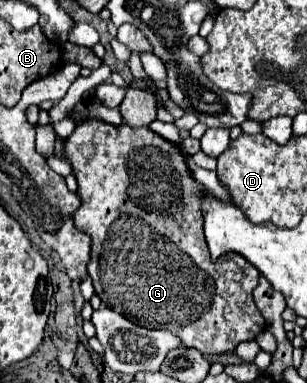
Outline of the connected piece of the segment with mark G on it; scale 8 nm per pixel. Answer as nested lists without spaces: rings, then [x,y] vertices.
[[[85,119],[67,137],[65,153],[71,161],[75,177],[79,181],[79,191],[77,193],[81,197],[81,207],[73,215],[75,227],[91,237],[91,259],[89,259],[89,265],[87,265],[87,273],[93,279],[95,293],[101,297],[101,301],[109,309],[125,315],[129,321],[137,323],[139,327],[171,331],[173,335],[177,335],[181,339],[181,343],[185,347],[195,347],[203,355],[233,351],[241,341],[257,339],[257,335],[265,331],[265,319],[263,319],[261,311],[257,309],[257,305],[253,301],[253,289],[259,283],[259,271],[245,257],[241,257],[239,253],[225,253],[217,261],[211,261],[211,253],[209,253],[209,247],[207,247],[207,241],[205,241],[205,235],[203,235],[201,183],[195,181],[195,177],[191,175],[191,169],[187,167],[187,161],[185,161],[185,153],[175,143],[171,143],[171,141],[163,139],[161,135],[153,133],[149,127],[137,127],[135,129],[135,127],[129,127],[129,125],[111,125],[111,123],[105,123],[101,119]]]

